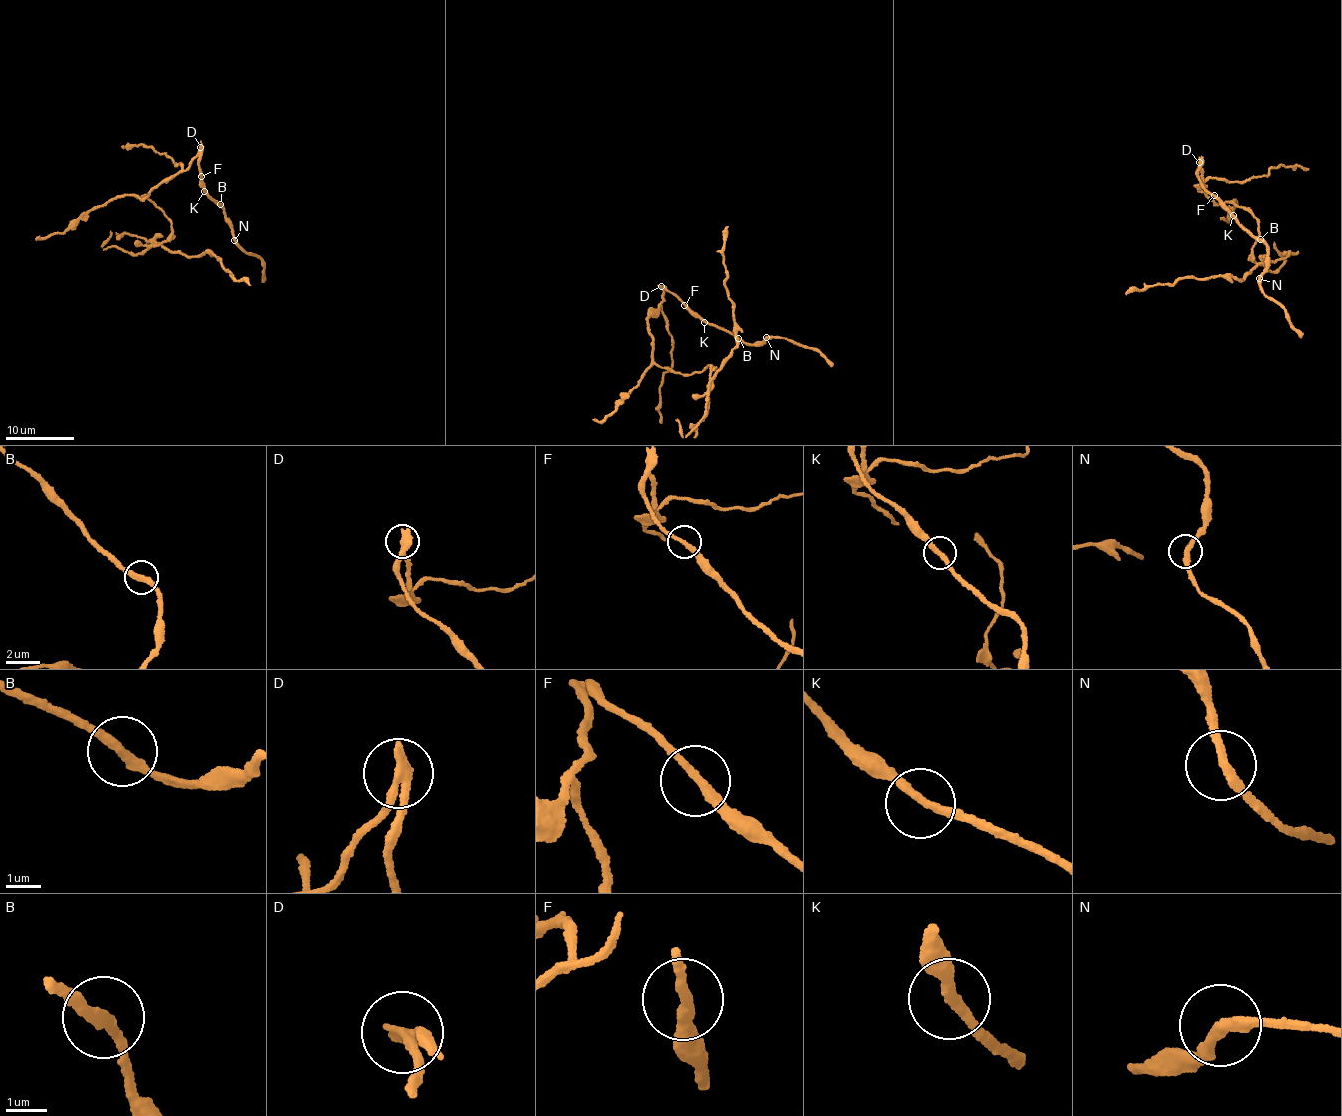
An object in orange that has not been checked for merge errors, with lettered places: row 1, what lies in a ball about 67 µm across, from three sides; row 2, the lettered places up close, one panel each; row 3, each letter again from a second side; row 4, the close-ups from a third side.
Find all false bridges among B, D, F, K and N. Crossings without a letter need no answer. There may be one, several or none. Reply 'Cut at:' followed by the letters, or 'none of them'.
Cut at: D

